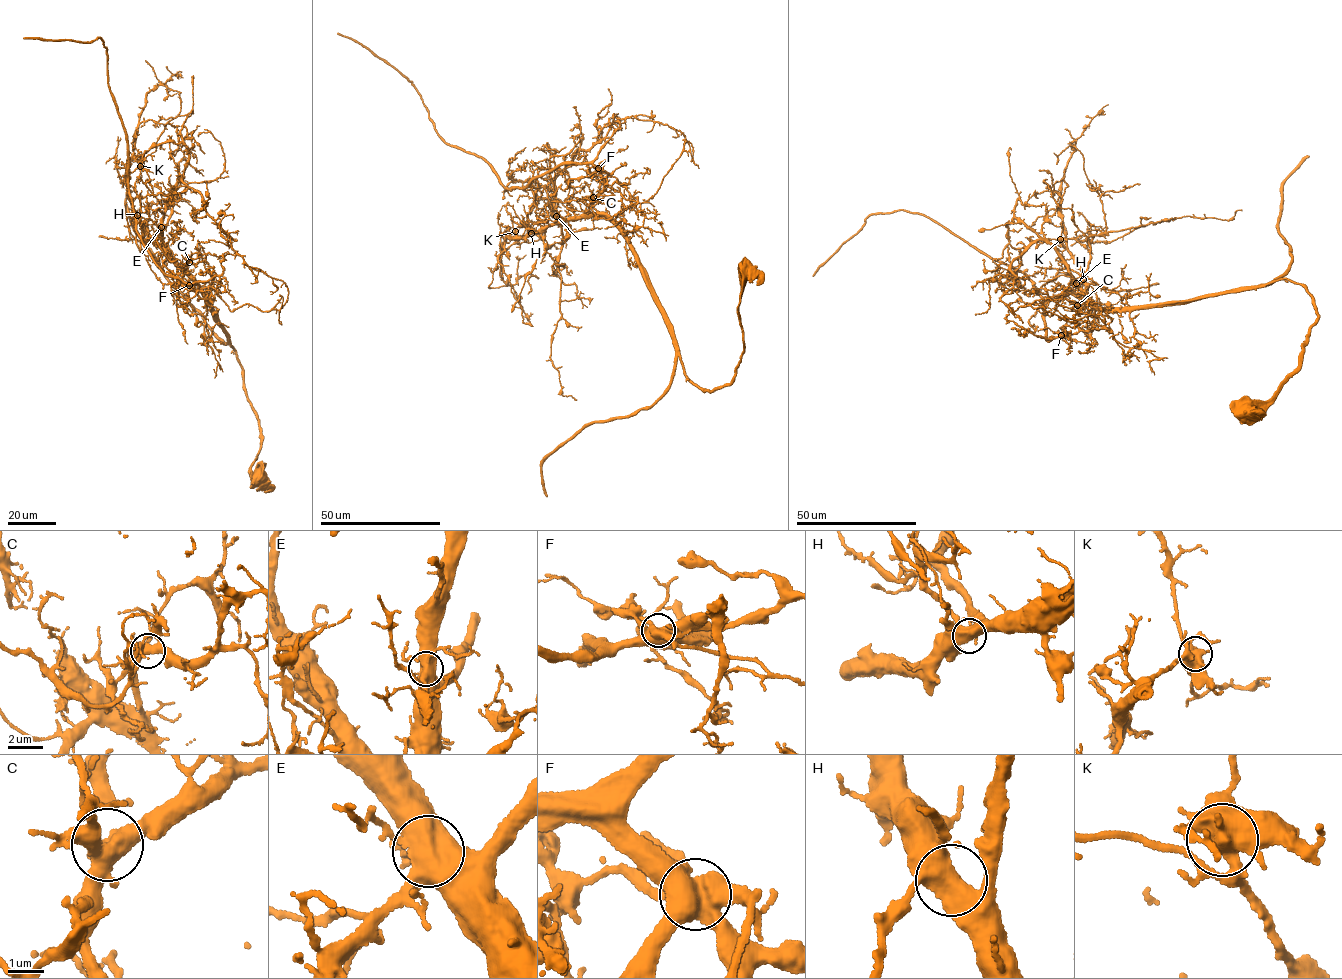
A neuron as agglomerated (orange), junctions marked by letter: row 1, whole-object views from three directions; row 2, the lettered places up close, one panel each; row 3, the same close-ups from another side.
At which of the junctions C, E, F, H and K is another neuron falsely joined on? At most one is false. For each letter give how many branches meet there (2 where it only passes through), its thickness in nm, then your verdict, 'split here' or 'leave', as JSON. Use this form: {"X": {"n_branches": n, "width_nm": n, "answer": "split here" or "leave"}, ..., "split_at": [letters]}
{"C": {"n_branches": 6, "width_nm": 440, "answer": "leave"}, "E": {"n_branches": 6, "width_nm": 480, "answer": "leave"}, "F": {"n_branches": 6, "width_nm": 600, "answer": "split here"}, "H": {"n_branches": 4, "width_nm": 550, "answer": "leave"}, "K": {"n_branches": 5, "width_nm": 550, "answer": "leave"}, "split_at": ["F"]}

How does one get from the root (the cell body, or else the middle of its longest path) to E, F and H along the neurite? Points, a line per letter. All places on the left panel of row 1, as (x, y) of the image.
E: (259, 478), (253, 478), (250, 469), (260, 447), (259, 421), (235, 350), (212, 303), (166, 249), (161, 227)
F: (259, 478), (250, 469), (259, 421), (244, 372), (200, 288), (208, 296), (189, 285)
H: (259, 478), (253, 478), (250, 469), (260, 447), (259, 420), (229, 334), (193, 276), (137, 215)

